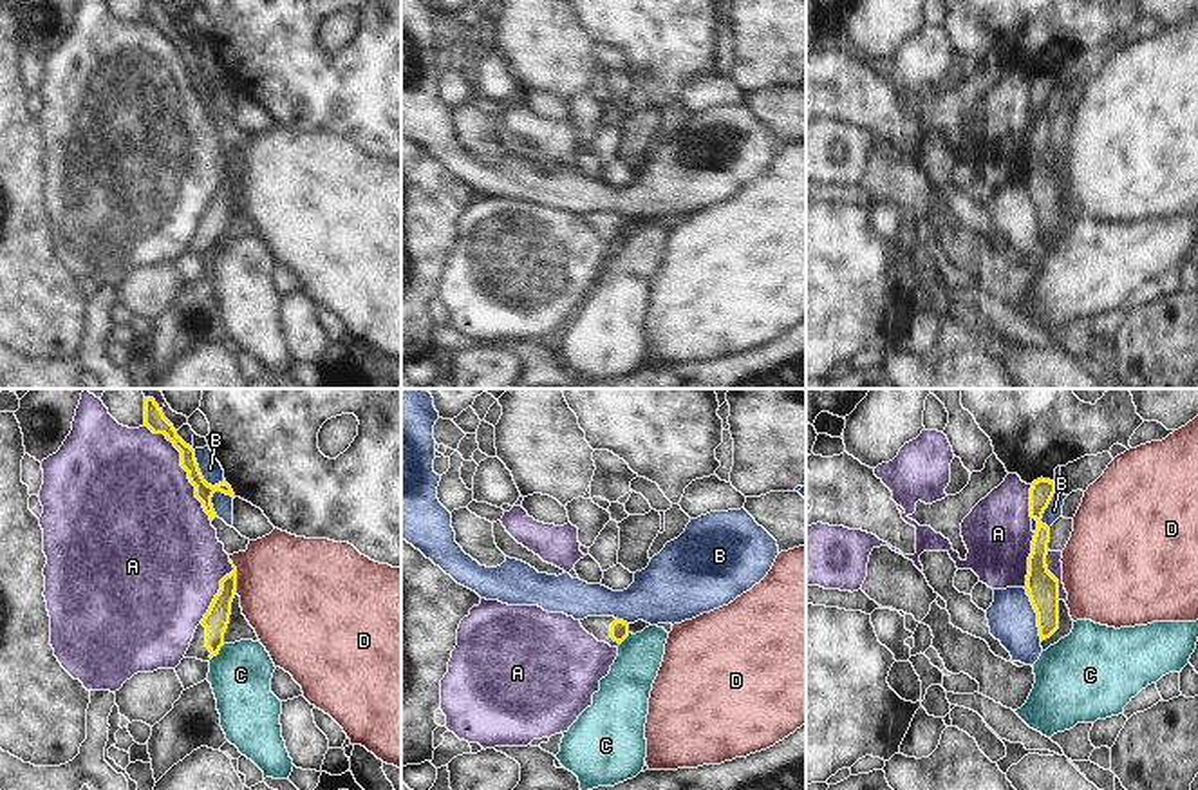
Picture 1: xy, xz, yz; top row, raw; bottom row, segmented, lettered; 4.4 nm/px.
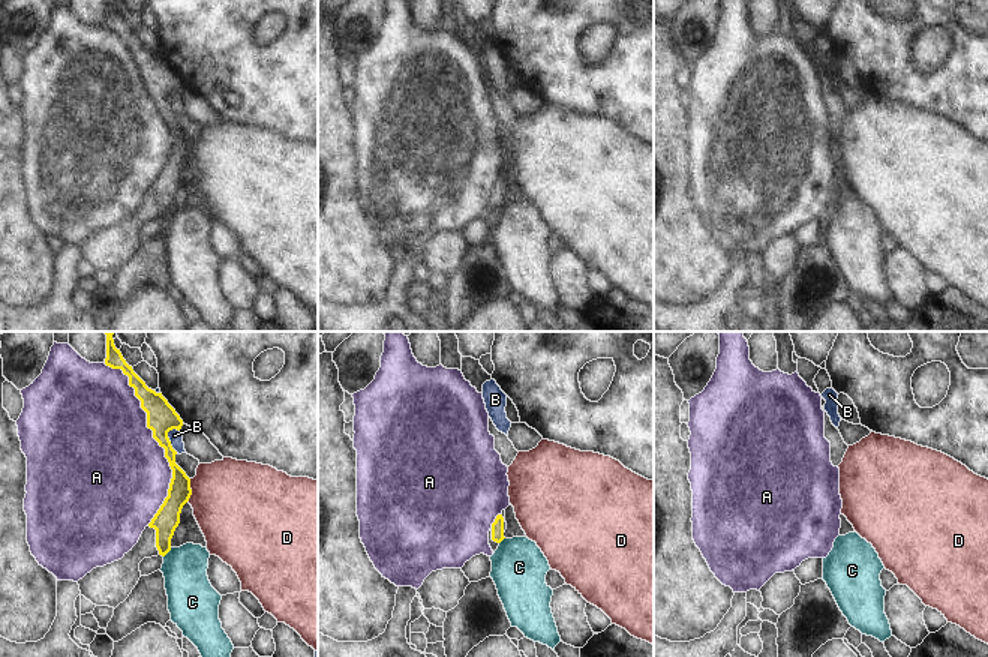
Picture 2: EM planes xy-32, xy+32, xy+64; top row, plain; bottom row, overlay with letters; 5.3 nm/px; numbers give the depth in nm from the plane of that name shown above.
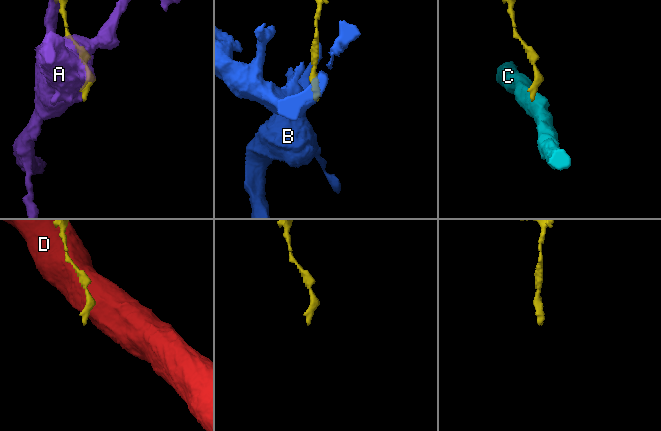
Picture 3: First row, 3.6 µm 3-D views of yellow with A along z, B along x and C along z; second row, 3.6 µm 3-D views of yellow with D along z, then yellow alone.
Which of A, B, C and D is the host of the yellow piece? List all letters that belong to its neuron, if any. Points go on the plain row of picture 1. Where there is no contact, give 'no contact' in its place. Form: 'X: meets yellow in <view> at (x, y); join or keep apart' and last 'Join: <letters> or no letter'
A: meets yellow in xy at (183, 62); keep apart
B: meets yellow in yz at (1043, 107); keep apart
C: meets yellow in xy at (219, 244); keep apart
D: meets yellow in xy at (235, 170); keep apart
Join: no letter

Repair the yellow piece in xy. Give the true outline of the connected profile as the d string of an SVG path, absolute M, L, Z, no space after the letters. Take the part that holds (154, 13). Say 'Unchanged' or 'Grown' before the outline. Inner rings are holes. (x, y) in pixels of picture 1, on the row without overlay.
Unchanged. M145 0L145 22L154 29L164 29L168 36L181 47L181 61L188 67L190 78L195 81L195 92L202 98L204 107L210 110L210 116L217 112L211 92L215 87L222 87L235 94L231 81L222 76L215 81L208 80L199 65L195 45L186 40L179 31L173 20L164 13L159 0Z

